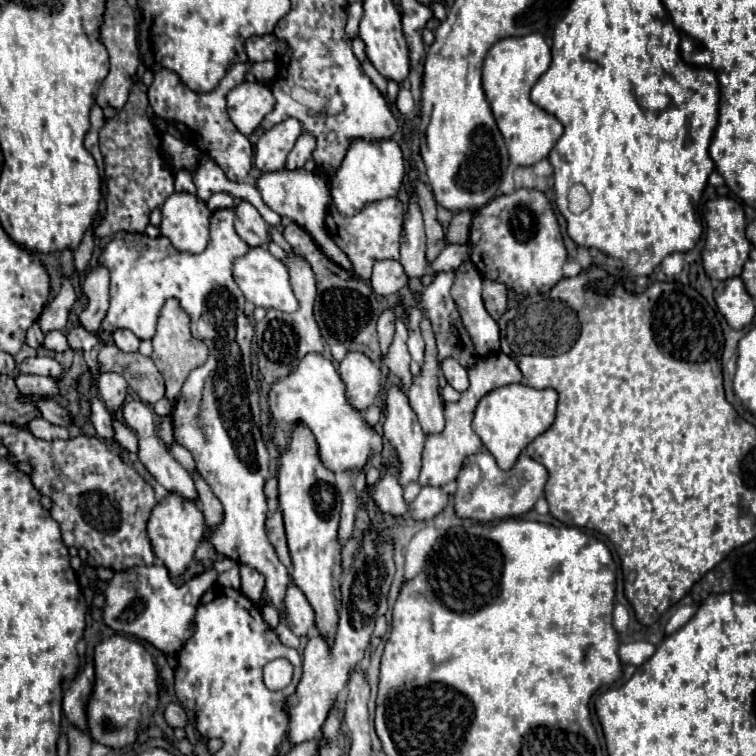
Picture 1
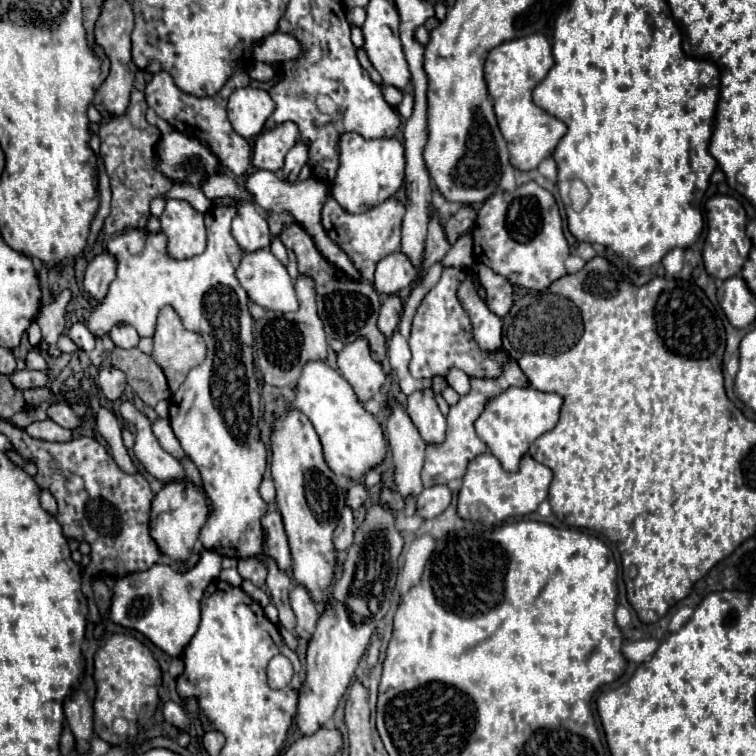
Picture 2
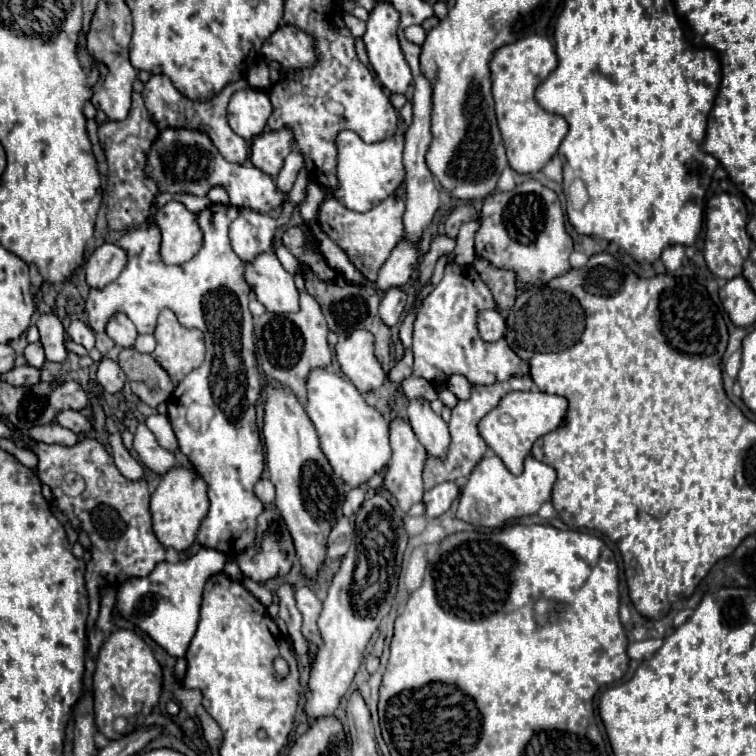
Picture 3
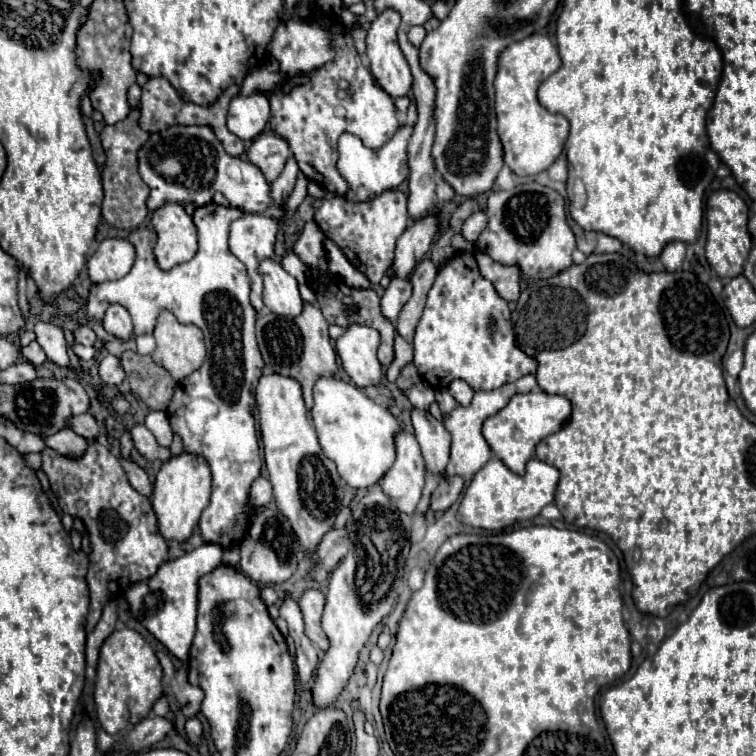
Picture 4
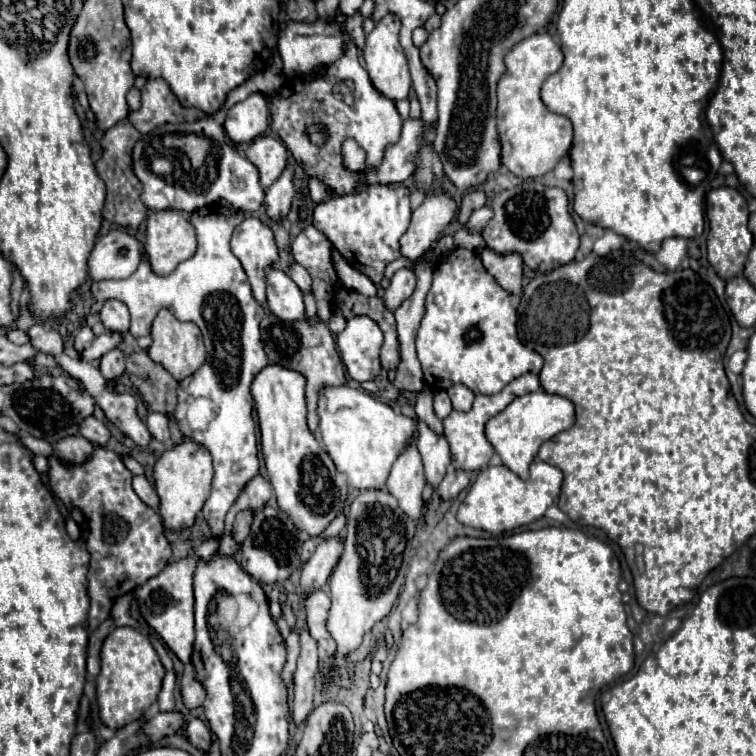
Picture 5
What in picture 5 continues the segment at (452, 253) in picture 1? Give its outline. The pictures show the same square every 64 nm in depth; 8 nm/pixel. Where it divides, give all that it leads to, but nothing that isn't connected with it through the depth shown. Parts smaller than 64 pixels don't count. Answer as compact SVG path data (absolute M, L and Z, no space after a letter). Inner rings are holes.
M484 206L484 208L476 210L476 212L472 212L472 216L468 218L466 230L468 230L470 234L478 234L478 232L488 224L488 220L490 220L490 218L492 218L492 208Z

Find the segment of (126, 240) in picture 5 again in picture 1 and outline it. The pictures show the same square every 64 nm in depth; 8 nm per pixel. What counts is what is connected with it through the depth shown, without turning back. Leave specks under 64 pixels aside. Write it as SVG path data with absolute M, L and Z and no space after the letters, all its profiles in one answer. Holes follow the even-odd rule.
M96 266L86 274L84 294L88 296L88 306L80 314L80 326L92 334L100 330L100 320L108 310L108 300L110 300L108 284L110 284L110 276L108 270L102 266Z

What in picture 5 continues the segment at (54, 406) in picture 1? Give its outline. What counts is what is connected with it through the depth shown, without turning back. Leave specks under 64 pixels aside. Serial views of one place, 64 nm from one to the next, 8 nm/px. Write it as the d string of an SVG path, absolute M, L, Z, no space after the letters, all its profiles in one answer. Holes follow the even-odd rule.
M88 416L88 420L82 420L80 424L80 436L88 438L96 446L104 446L110 438L110 432L100 420L96 420L94 416Z

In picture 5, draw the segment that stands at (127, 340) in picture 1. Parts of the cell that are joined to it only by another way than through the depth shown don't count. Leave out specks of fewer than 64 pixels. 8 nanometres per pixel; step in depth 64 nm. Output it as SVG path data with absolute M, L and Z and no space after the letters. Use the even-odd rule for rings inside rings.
M108 300L100 312L100 320L106 326L106 330L112 332L128 332L130 328L130 312L126 308L126 304L118 302L118 300Z

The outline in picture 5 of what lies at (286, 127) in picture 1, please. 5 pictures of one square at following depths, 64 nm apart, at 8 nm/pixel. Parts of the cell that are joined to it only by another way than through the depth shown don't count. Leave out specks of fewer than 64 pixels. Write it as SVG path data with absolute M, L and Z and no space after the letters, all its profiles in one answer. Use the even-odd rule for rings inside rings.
M276 136L254 138L246 150L246 156L260 170L260 182L264 188L276 182L288 164L288 150L284 148L284 142Z

